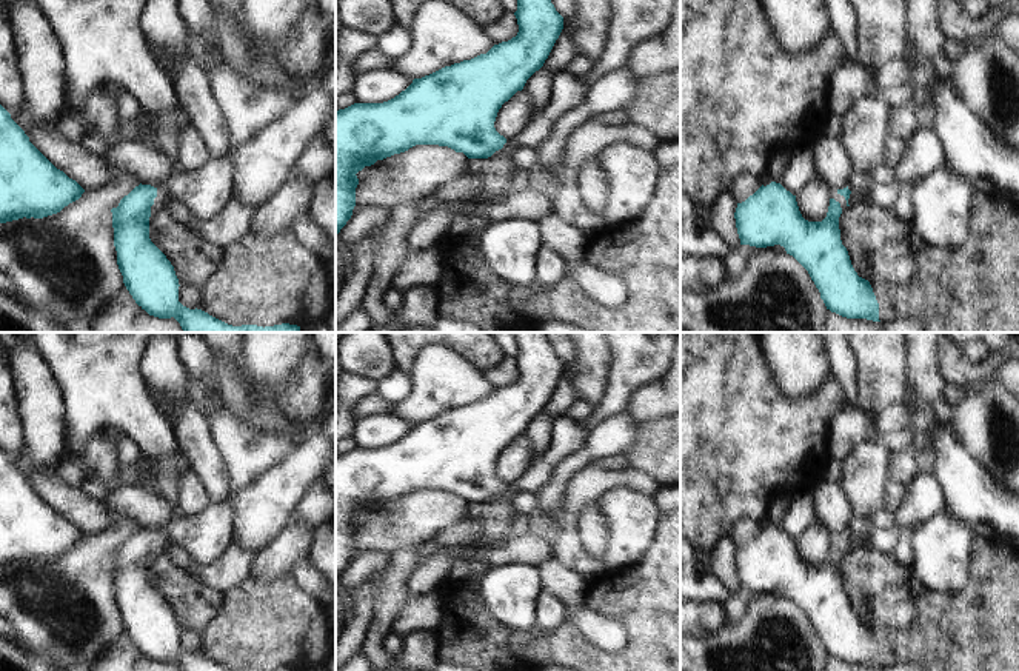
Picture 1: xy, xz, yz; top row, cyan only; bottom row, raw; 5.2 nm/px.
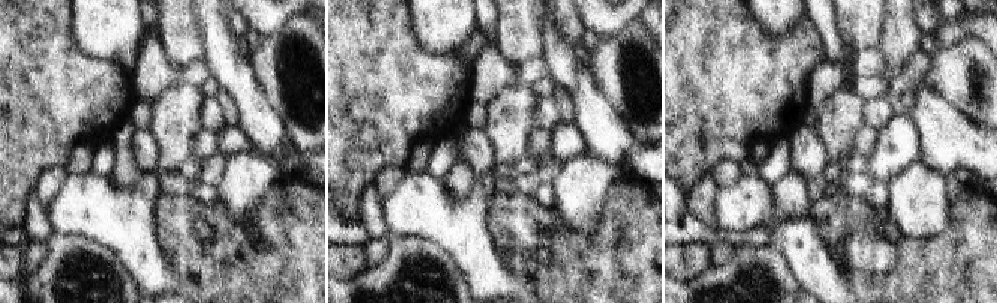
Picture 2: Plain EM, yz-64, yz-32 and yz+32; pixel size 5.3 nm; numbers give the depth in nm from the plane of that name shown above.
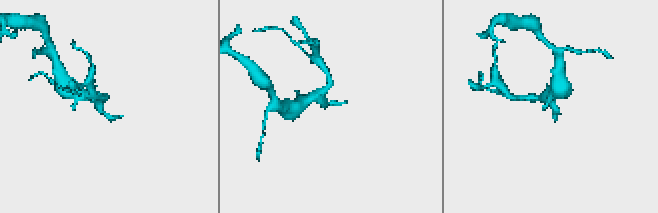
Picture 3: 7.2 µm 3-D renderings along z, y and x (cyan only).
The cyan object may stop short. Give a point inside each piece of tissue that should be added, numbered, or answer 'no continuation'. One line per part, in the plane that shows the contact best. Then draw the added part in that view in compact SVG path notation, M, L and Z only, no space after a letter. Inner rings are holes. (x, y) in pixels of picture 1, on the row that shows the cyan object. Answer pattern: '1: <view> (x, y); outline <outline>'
1: xy (162, 196); outline M163 186L157 188L157 197L154 199L154 205L151 206L151 212L165 209L166 200L169 199L168 192Z

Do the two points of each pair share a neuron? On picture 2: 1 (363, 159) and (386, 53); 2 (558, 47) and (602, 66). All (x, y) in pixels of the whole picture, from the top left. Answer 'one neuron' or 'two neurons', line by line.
1: one neuron
2: two neurons

